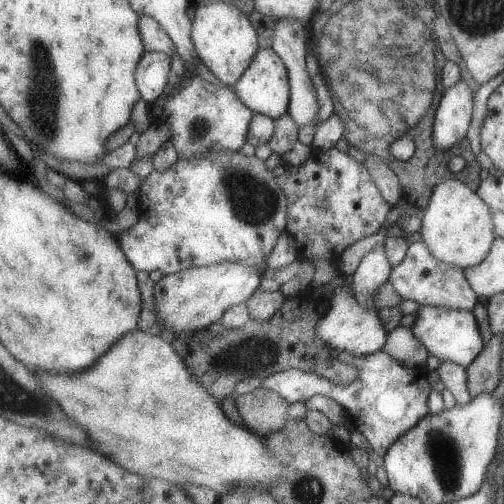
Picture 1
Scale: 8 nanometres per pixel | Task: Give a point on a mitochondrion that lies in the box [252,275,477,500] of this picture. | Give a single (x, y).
(446, 458)

